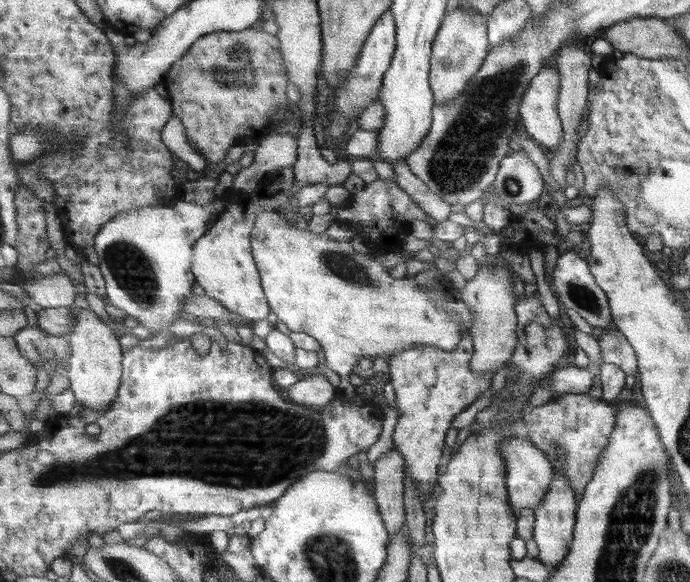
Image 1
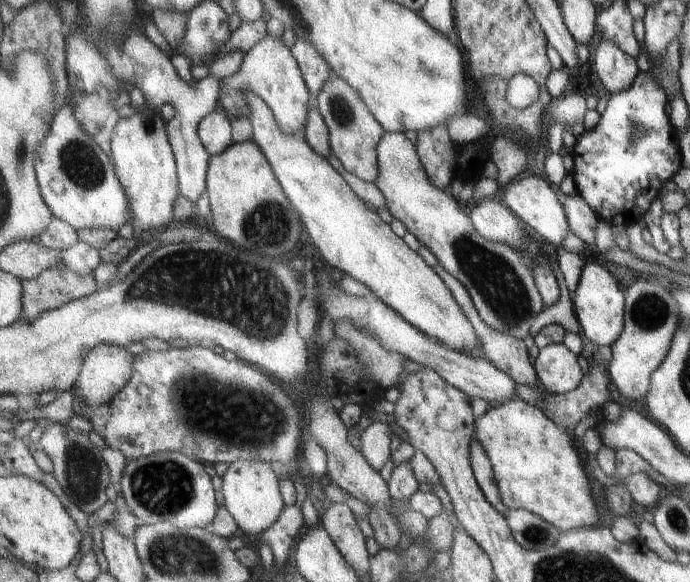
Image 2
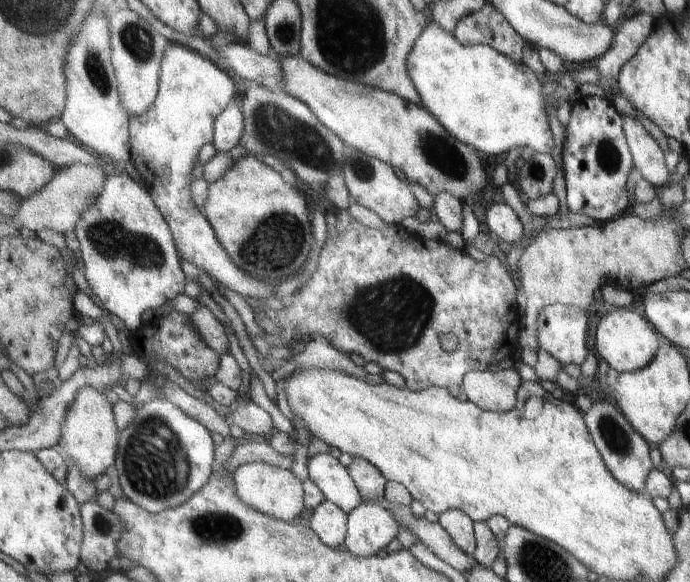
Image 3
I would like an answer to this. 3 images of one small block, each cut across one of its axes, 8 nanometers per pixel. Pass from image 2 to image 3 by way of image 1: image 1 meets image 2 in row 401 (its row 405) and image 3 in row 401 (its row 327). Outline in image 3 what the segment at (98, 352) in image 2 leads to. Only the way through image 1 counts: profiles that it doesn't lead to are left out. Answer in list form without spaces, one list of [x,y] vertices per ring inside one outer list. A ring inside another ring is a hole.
[[[89,386],[89,388],[79,390],[79,394],[75,396],[75,402],[67,410],[59,448],[75,462],[81,474],[89,480],[95,480],[97,476],[105,474],[111,466],[115,466],[120,431],[117,430],[117,424],[113,418],[112,406],[113,404],[107,400],[104,392]]]

